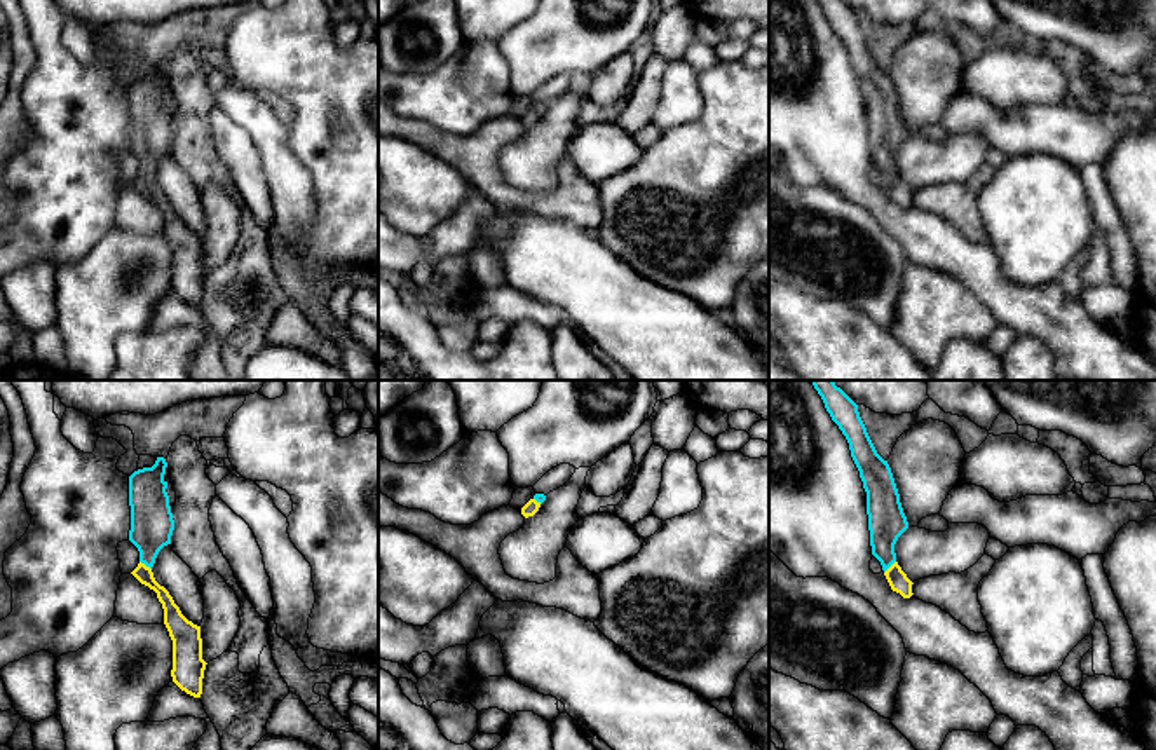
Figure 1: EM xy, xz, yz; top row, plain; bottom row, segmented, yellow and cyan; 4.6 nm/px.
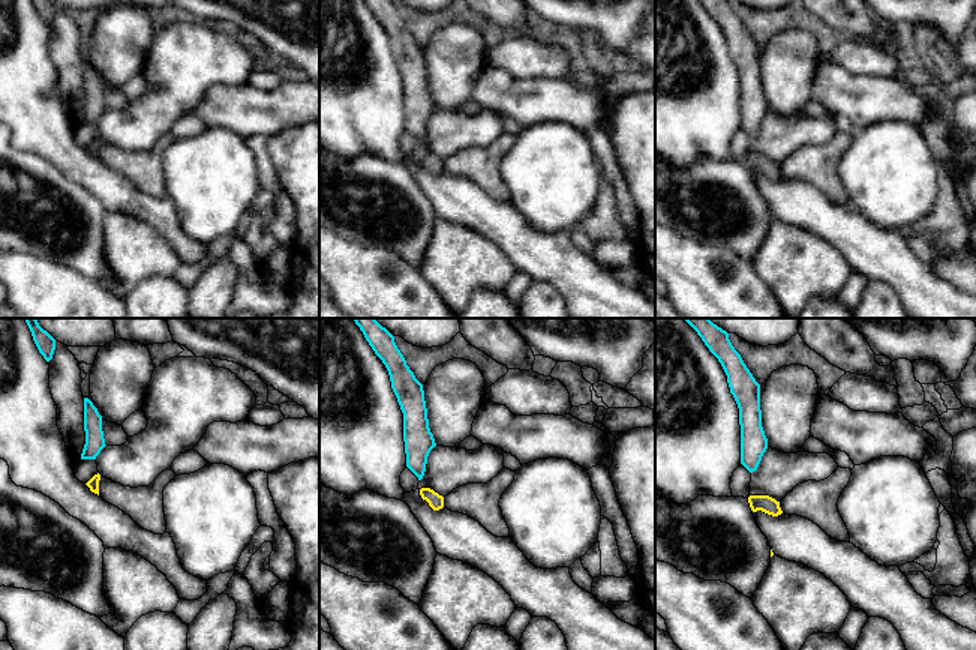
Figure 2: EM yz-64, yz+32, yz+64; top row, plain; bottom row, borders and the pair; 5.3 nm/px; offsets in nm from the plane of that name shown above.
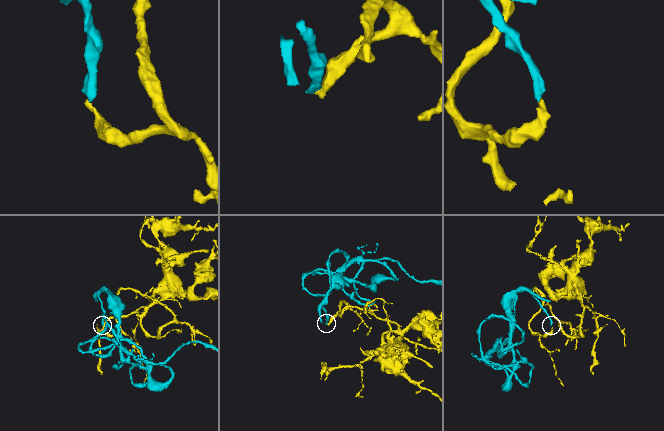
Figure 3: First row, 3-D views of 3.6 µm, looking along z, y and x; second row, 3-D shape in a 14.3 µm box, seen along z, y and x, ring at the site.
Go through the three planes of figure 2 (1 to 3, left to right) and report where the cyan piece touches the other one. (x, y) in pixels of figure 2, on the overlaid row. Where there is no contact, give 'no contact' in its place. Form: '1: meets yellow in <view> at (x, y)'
1: no contact
2: no contact
3: no contact

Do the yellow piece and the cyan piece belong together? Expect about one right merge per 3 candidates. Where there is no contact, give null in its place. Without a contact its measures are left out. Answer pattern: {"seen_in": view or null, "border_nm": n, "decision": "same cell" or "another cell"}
{"seen_in": "xy", "border_nm": 70, "decision": "same cell"}

